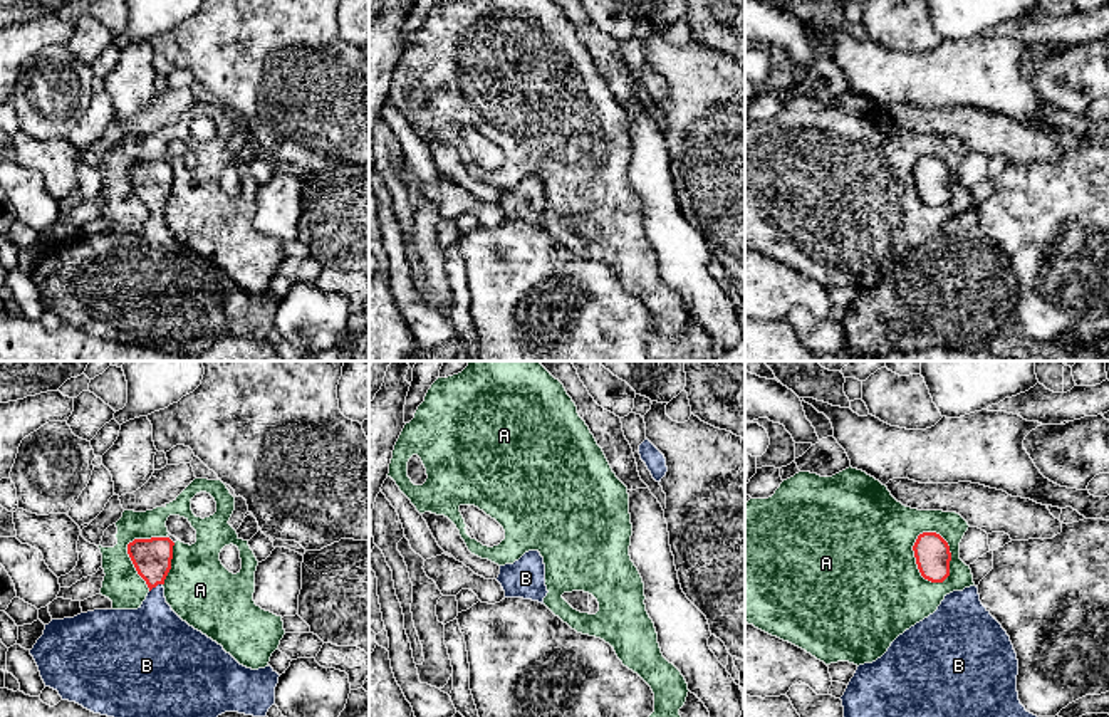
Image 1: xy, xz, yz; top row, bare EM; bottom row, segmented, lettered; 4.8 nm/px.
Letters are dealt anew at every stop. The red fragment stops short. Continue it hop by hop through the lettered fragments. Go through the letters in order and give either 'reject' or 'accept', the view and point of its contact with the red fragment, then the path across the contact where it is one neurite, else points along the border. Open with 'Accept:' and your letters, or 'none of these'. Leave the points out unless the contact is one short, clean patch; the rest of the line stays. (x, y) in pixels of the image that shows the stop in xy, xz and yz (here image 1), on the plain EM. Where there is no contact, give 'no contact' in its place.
Accept: B
A: reject | yz (948, 175)
B: accept | xy (155, 210) | across xy (151, 182), (155, 210), (153, 262)

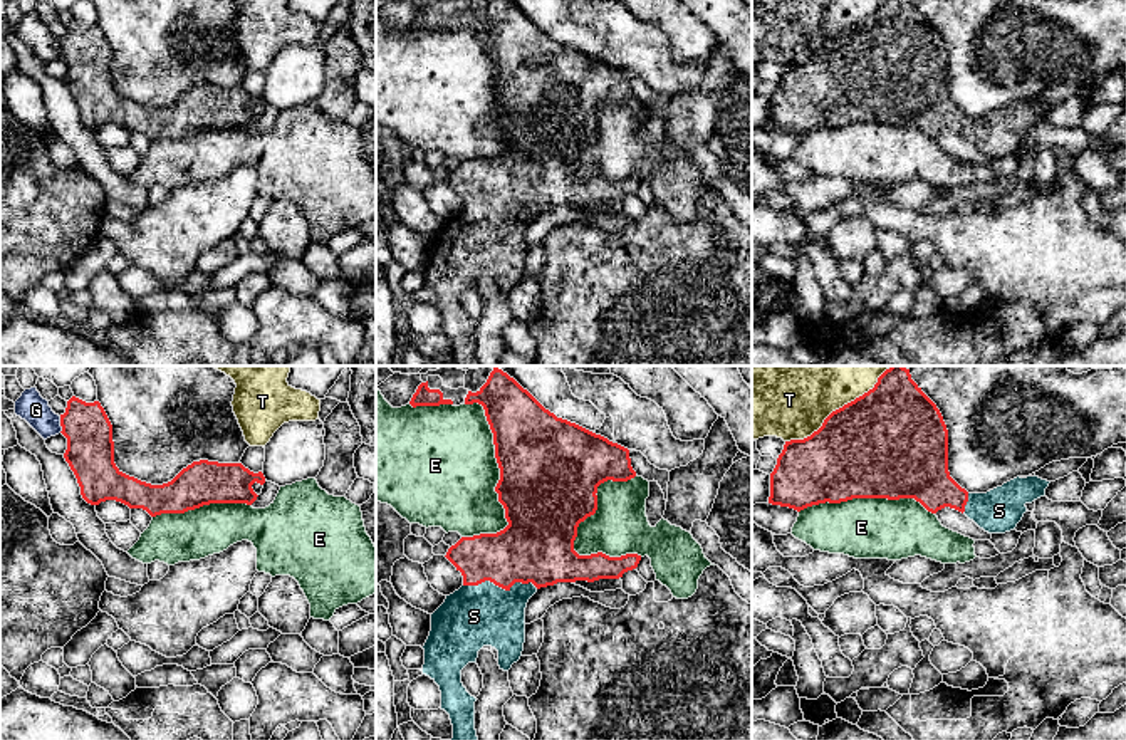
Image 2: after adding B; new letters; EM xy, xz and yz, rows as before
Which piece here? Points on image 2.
Accept: S
E: reject | xz (500, 99)
G: reject | xy (61, 49) | along xy (59, 41), (61, 56)
S: accept | xz (500, 210)
T: reject | yz (833, 36)

